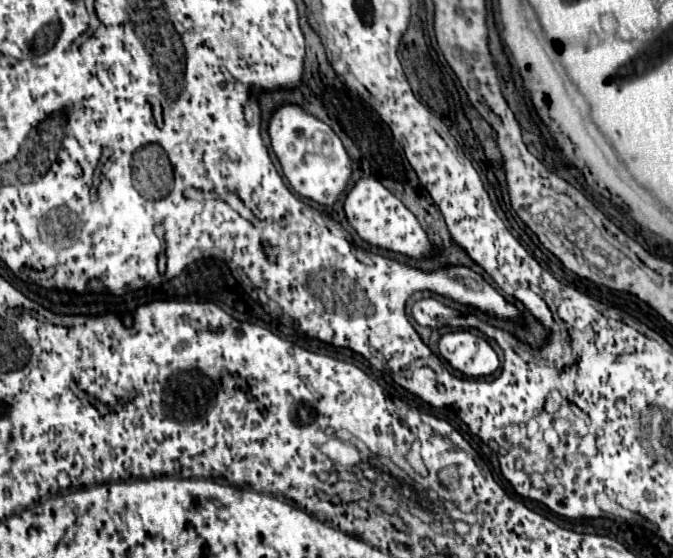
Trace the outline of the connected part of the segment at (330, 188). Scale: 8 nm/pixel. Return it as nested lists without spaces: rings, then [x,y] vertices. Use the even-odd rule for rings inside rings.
[[[282,103],[270,115],[268,135],[282,173],[298,195],[320,205],[334,205],[340,199],[352,175],[352,161],[330,125],[308,113],[298,103]]]

